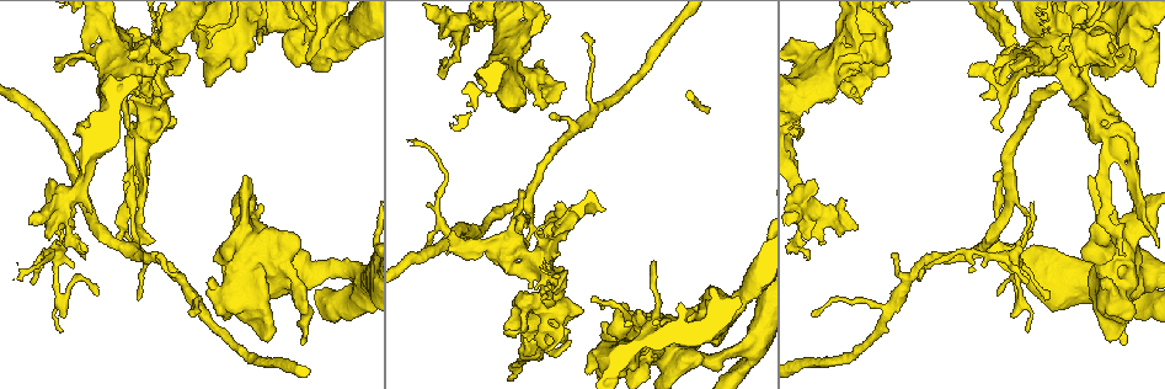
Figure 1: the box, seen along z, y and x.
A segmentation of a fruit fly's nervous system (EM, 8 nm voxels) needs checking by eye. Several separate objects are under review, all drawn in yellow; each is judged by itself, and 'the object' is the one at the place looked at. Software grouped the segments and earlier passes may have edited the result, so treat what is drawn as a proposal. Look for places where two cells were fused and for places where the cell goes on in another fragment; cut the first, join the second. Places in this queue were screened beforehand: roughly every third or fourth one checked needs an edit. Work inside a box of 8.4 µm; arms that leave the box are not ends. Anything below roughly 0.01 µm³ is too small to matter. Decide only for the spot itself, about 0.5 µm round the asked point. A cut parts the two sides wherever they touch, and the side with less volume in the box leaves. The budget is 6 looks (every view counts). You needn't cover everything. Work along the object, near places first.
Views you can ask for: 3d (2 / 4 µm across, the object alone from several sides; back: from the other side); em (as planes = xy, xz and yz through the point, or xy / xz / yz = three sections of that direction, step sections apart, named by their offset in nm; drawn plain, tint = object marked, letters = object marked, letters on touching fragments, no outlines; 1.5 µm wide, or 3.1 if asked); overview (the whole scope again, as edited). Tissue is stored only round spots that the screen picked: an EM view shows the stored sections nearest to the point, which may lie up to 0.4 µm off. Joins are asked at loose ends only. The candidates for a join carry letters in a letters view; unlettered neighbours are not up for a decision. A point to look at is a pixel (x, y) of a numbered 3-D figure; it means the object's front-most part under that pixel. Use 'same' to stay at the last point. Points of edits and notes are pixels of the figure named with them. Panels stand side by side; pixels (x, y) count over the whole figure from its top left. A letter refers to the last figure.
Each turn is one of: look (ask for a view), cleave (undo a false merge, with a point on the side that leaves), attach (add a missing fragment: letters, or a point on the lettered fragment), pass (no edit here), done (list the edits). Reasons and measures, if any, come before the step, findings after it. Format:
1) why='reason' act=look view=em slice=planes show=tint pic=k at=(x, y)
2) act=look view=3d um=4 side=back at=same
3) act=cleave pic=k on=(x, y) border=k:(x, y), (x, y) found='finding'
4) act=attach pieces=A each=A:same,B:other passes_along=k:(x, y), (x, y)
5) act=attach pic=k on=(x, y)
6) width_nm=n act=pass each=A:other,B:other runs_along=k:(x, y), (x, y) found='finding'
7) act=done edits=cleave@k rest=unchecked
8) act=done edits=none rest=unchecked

why='tapers out' act=look view=em slice=yz step=8 show=letters pic=1 at=(921, 276)

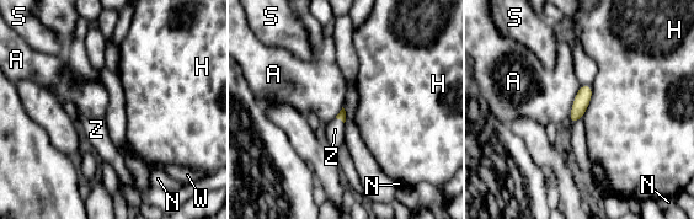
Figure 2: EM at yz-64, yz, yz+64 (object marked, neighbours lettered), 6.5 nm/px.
why='another direction' act=look view=em slice=planes show=letters at=same

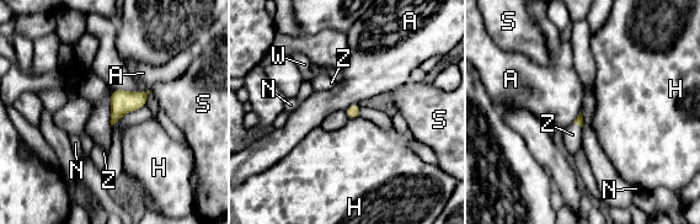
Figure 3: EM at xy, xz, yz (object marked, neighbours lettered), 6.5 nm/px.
act=pass each=A:other,H:other,N:other,S:other,W:other,Z:other found='no lettered fragment goes on from it'

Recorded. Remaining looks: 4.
why='thick end' act=look view=3d um=4 pic=1 at=(229, 259)

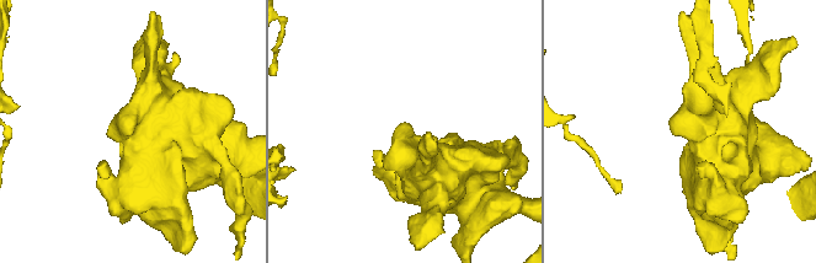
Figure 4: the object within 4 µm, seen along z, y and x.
why='now the EM' act=look view=em slice=planes show=letters pic=4 at=(406, 126)

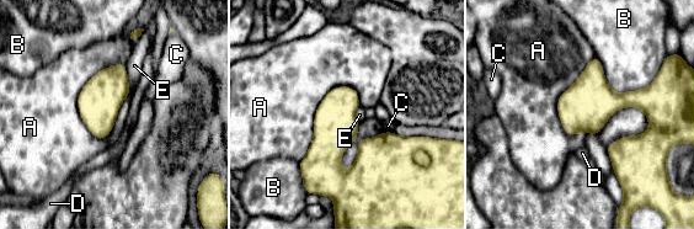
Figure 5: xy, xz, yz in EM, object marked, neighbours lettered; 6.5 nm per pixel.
act=pass each=A:other,B:other,C:other,D:other,E:other border=5:(353, 88), (323, 99), (299, 161) found='none of them fits'

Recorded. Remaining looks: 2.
act=done edits=none rest=unchecked

